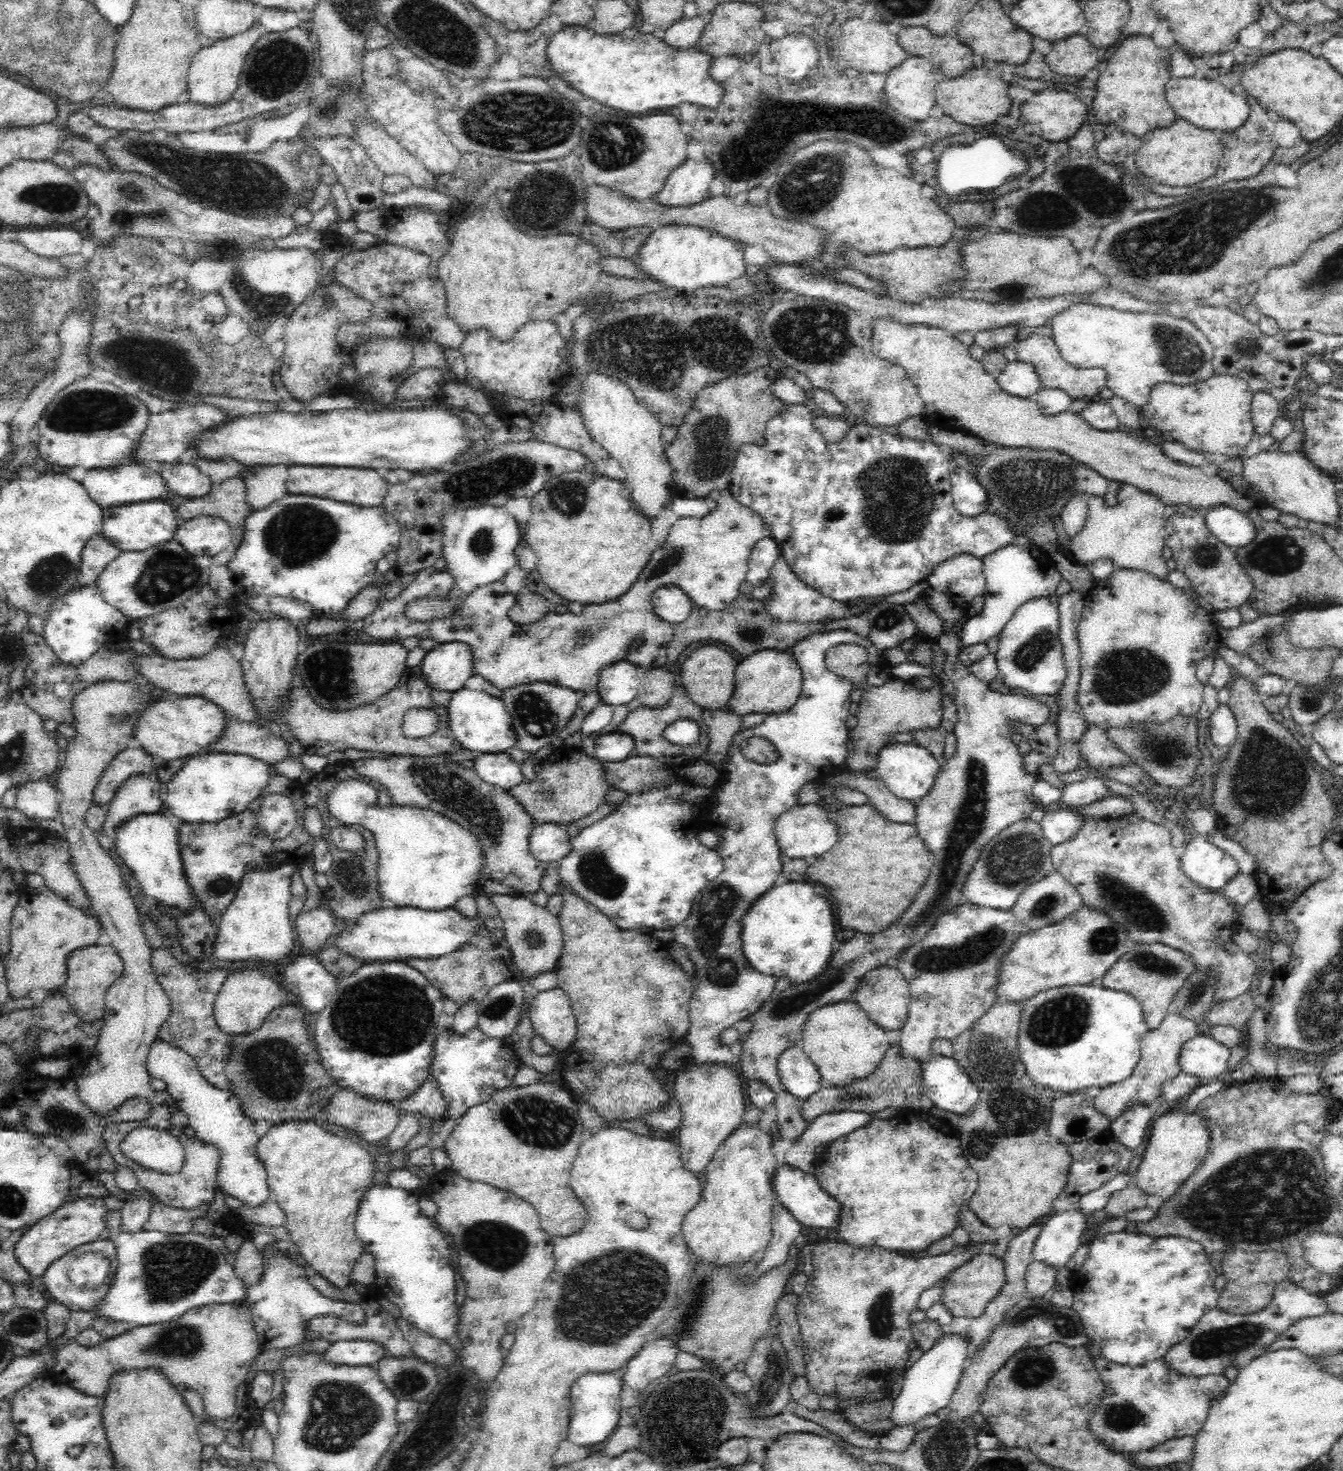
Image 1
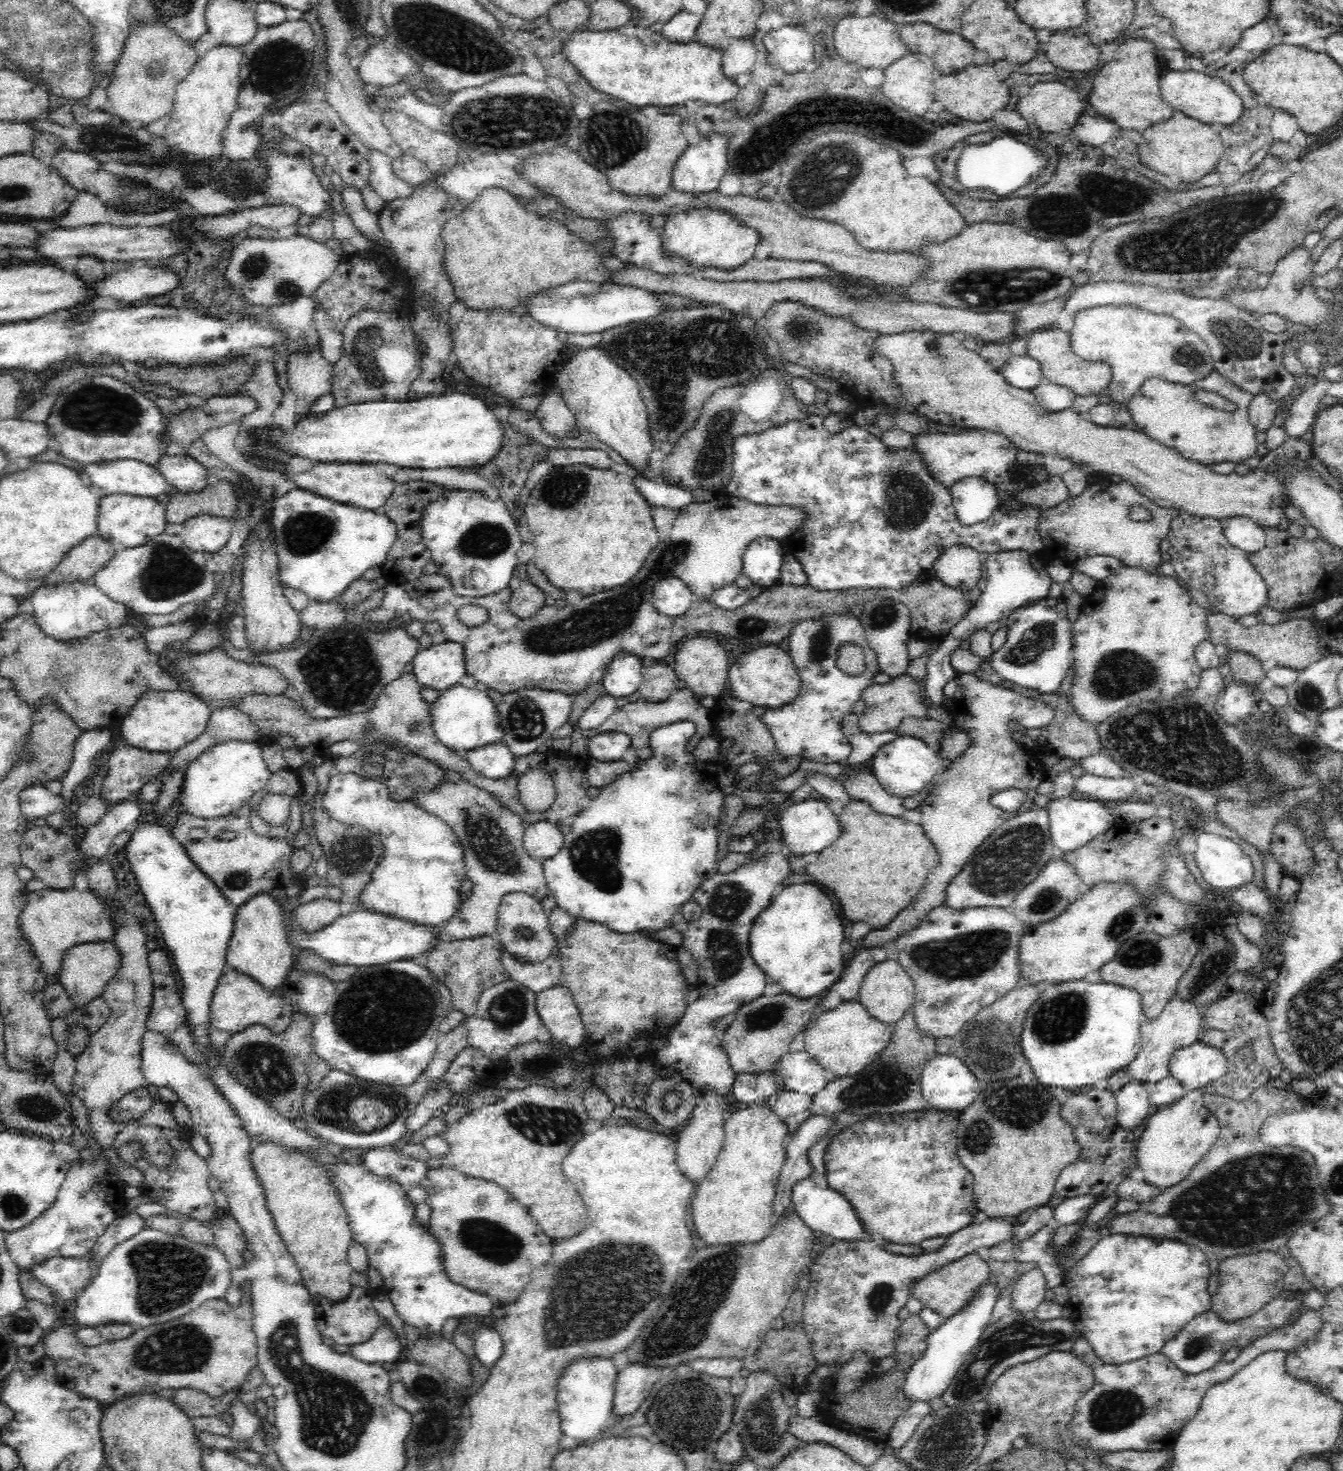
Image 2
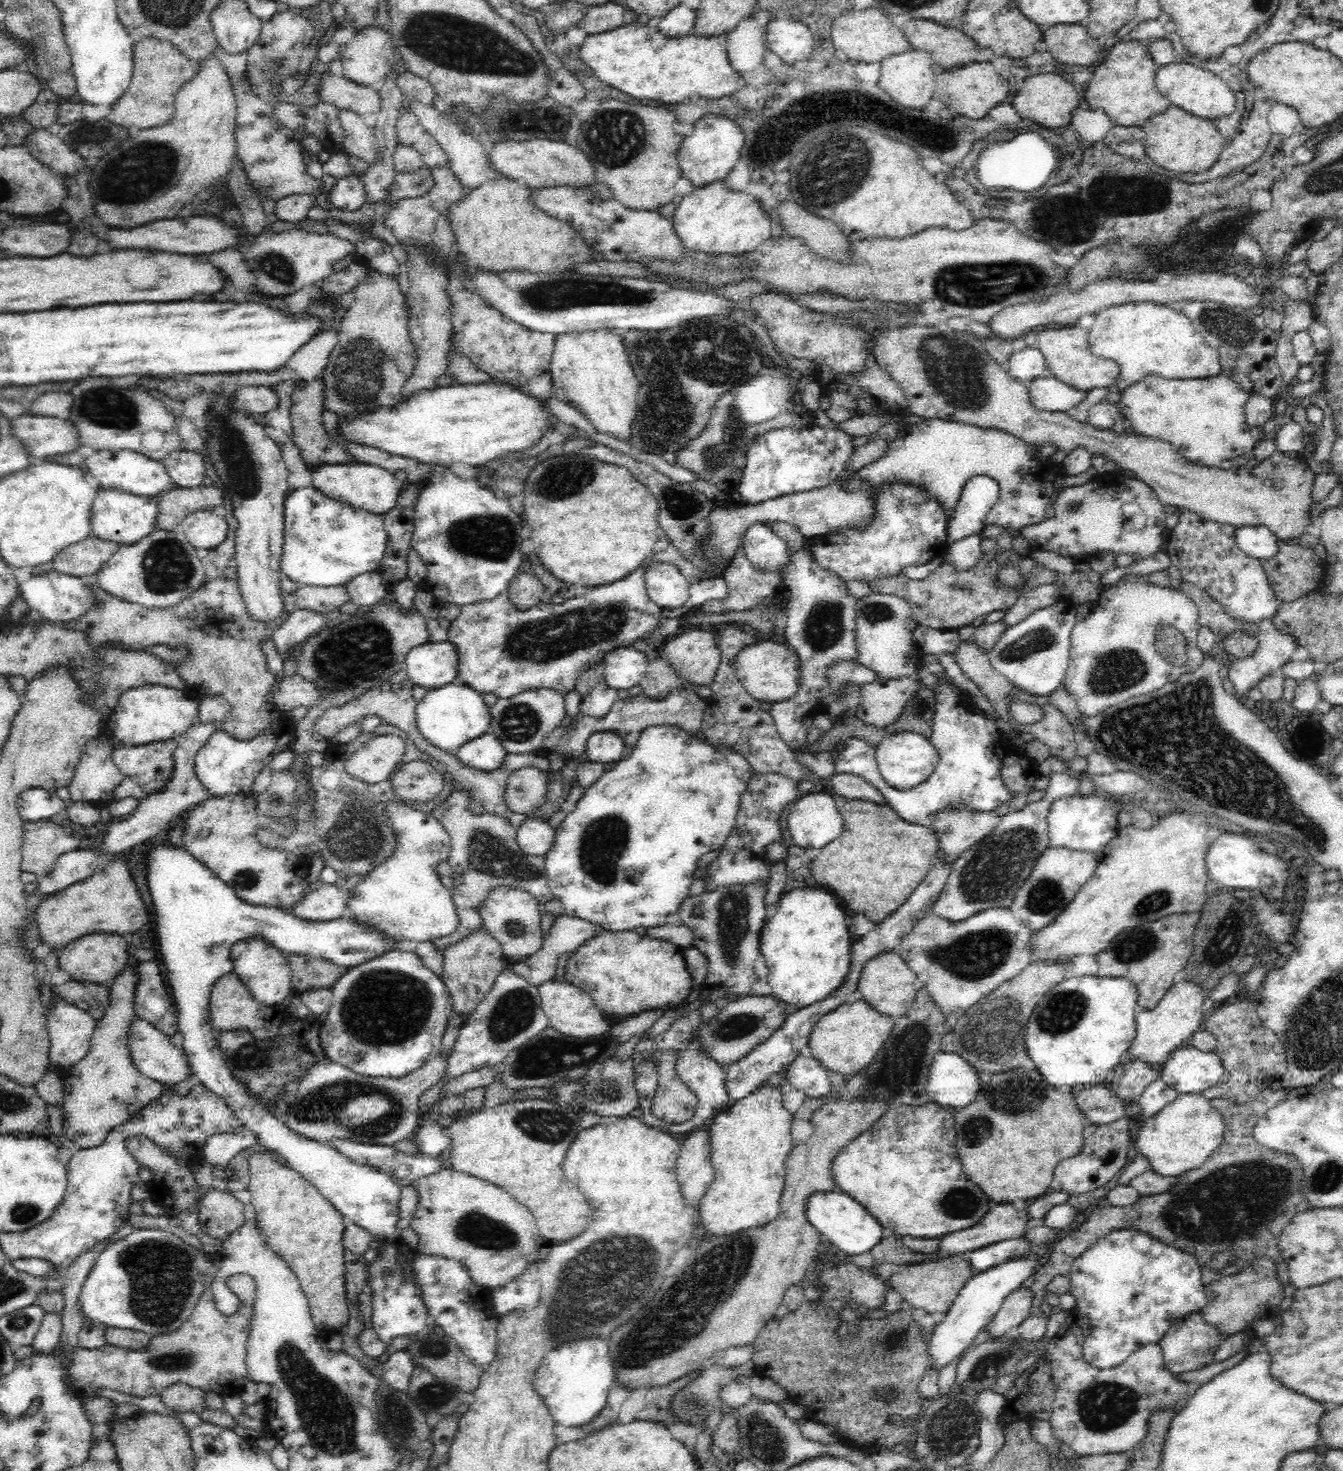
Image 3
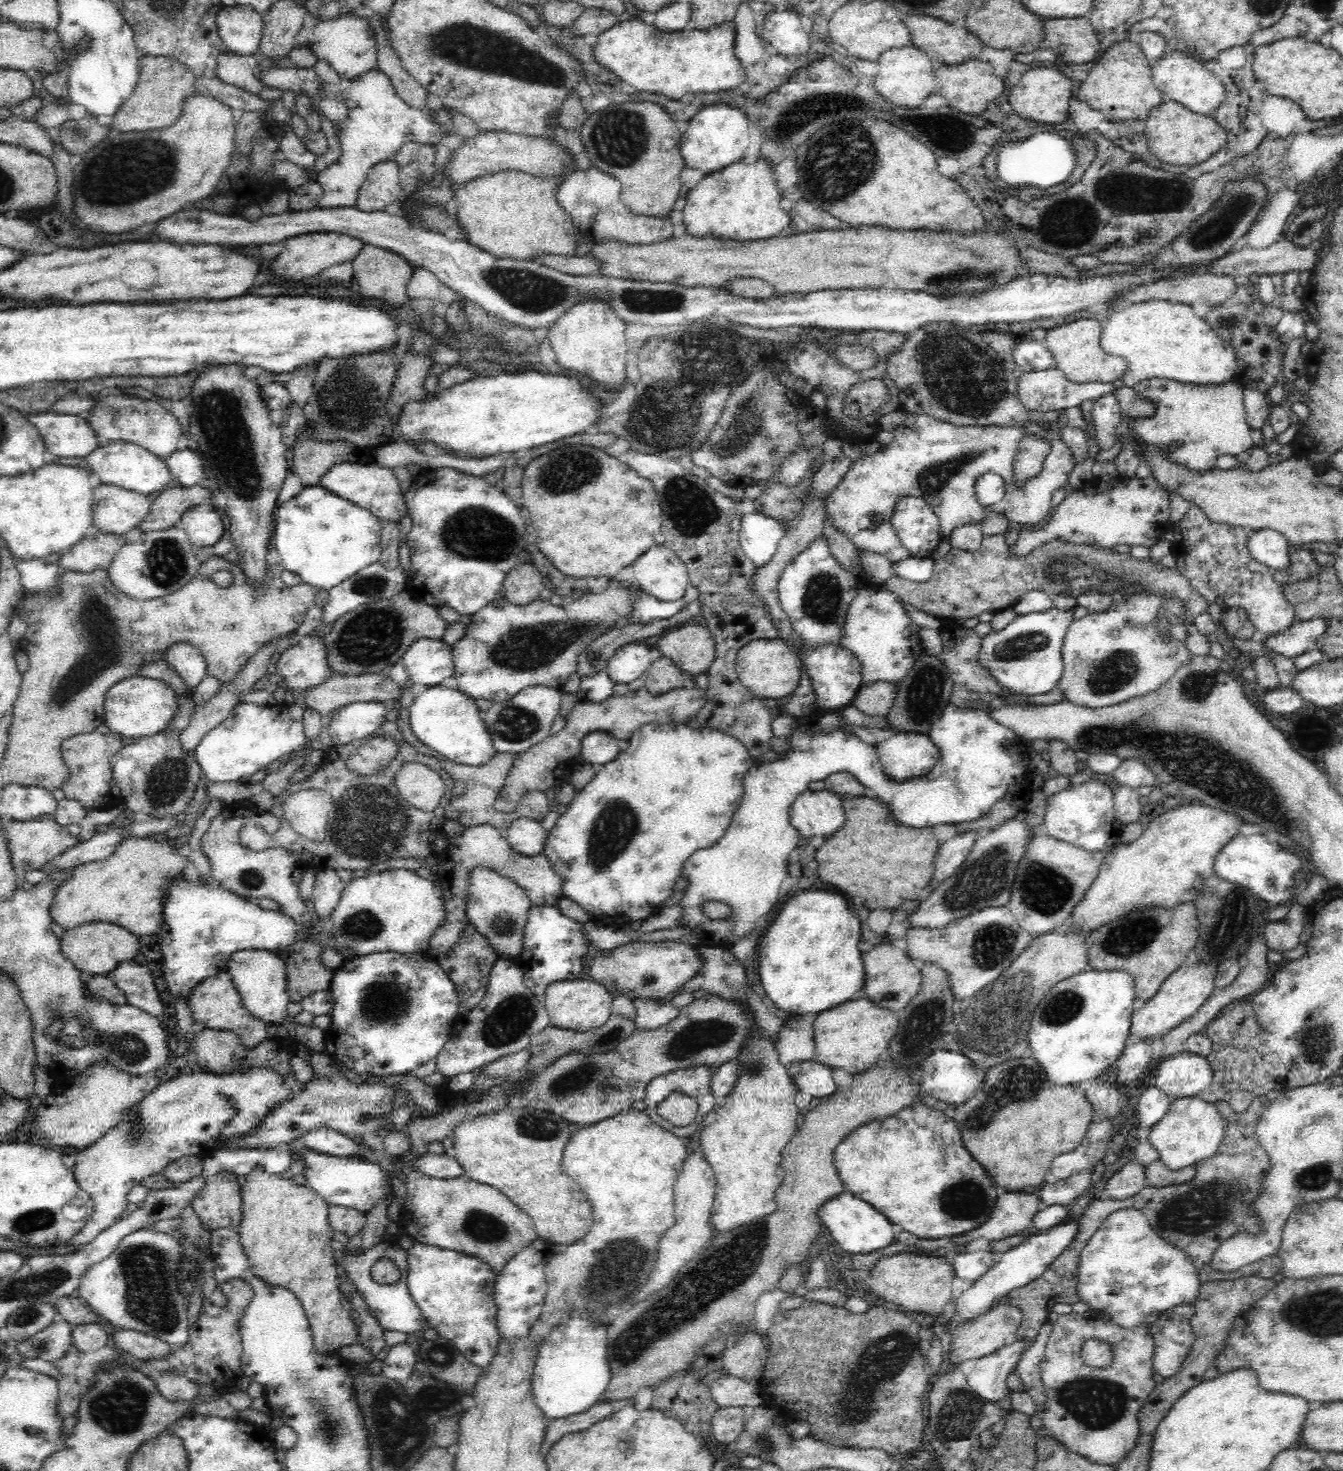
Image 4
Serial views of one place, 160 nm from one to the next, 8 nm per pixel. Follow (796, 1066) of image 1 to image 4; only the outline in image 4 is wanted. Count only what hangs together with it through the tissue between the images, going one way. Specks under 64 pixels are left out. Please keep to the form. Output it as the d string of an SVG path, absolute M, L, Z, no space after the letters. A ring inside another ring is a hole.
M804 1061L797 1065L792 1079L800 1092L827 1098L828 1094L834 1094L837 1091L832 1079L832 1071L830 1067L816 1061Z

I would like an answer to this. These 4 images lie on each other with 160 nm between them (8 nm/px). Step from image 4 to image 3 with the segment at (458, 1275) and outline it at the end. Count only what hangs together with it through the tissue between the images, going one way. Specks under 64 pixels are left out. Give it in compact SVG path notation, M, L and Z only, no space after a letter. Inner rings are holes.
M417 1253L413 1260L413 1270L417 1274L420 1296L430 1319L442 1326L445 1335L456 1341L459 1349L476 1366L488 1368L497 1353L497 1322L500 1317L493 1310L489 1290L476 1285L458 1261L440 1256Z

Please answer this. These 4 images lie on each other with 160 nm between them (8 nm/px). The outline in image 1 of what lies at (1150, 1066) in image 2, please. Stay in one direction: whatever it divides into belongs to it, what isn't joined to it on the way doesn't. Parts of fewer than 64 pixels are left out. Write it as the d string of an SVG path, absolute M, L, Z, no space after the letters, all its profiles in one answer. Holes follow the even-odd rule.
M1168 1013L1162 1024L1155 1029L1148 1030L1141 1040L1141 1057L1134 1067L1130 1078L1119 1083L1103 1087L1100 1094L1095 1096L1094 1109L1096 1112L1108 1117L1108 1130L1111 1122L1135 1104L1152 1106L1160 1102L1163 1093L1163 1084L1181 1072L1179 1065L1180 1051L1185 1042L1199 1034L1196 1021L1184 1018L1178 1013Z

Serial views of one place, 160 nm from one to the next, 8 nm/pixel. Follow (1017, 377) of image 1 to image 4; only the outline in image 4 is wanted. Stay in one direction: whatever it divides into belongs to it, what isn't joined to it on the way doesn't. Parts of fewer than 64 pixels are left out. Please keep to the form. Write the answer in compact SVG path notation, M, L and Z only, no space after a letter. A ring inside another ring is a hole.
M1016 341L1011 363L1019 374L1048 370L1053 362L1052 354L1044 343Z

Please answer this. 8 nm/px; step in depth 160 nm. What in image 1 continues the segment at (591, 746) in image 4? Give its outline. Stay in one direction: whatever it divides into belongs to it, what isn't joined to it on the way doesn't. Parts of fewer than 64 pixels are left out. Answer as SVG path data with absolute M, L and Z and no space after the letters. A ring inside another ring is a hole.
M604 733L595 737L596 759L600 763L623 762L635 748L634 739L625 733Z

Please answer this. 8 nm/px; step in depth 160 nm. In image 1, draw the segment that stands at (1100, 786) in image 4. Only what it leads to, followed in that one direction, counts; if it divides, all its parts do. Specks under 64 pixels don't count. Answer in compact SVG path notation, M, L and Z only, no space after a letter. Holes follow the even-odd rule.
M1062 803L1062 808L1059 811L1043 814L1044 819L1039 826L1051 845L1056 846L1056 844L1068 840L1080 829L1085 818L1074 813L1076 808L1078 807L1069 807Z

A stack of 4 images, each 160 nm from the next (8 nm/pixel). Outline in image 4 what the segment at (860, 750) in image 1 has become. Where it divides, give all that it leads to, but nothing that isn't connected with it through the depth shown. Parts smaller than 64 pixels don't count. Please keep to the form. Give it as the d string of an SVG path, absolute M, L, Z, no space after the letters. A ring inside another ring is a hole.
M877 681L873 685L864 685L858 692L853 706L870 717L879 715L888 718L898 696L898 684Z

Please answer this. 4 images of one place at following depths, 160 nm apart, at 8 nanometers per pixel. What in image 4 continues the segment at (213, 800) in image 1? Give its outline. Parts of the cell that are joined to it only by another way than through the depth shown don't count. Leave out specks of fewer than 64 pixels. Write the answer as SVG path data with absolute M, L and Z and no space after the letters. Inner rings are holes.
M239 703L231 715L202 737L193 756L210 784L246 782L284 754L298 752L306 744L305 736L303 720L292 720L288 706Z

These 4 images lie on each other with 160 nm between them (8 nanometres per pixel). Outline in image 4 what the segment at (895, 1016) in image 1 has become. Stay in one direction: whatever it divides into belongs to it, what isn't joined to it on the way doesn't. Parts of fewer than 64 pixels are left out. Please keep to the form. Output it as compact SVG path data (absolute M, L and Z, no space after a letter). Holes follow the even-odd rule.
M888 942L875 945L869 952L864 953L862 965L865 970L865 981L862 988L866 998L898 1014L904 1010L921 987L921 971L914 966L912 961L905 951Z

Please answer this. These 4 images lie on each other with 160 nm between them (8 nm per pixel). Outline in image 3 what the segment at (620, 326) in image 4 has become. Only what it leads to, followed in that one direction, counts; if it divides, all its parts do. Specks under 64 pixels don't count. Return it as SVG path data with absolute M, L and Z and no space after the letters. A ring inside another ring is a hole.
M613 330L573 331L556 335L554 352L549 364L550 389L548 396L558 398L563 395L566 402L577 409L591 424L596 432L614 435L617 439L628 440L637 410L637 394L639 391L636 376L628 364L626 350L622 346L622 338Z

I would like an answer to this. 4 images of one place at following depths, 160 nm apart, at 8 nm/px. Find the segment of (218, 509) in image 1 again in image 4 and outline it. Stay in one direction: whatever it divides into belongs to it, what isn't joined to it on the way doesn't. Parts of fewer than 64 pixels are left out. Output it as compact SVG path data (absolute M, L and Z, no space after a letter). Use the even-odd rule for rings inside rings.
M171 485L153 497L150 512L139 523L143 532L168 530L178 526L181 516L199 503L210 502L210 488L192 486L191 488Z

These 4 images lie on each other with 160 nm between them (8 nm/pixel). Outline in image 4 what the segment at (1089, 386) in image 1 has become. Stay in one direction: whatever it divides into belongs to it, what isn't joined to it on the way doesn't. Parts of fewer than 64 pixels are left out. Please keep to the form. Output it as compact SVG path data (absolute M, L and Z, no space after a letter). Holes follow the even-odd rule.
M1081 318L1071 323L1046 330L1045 345L1052 354L1055 368L1061 370L1073 383L1111 383L1121 378L1127 370L1126 360L1108 355L1101 348L1101 326L1098 320Z

